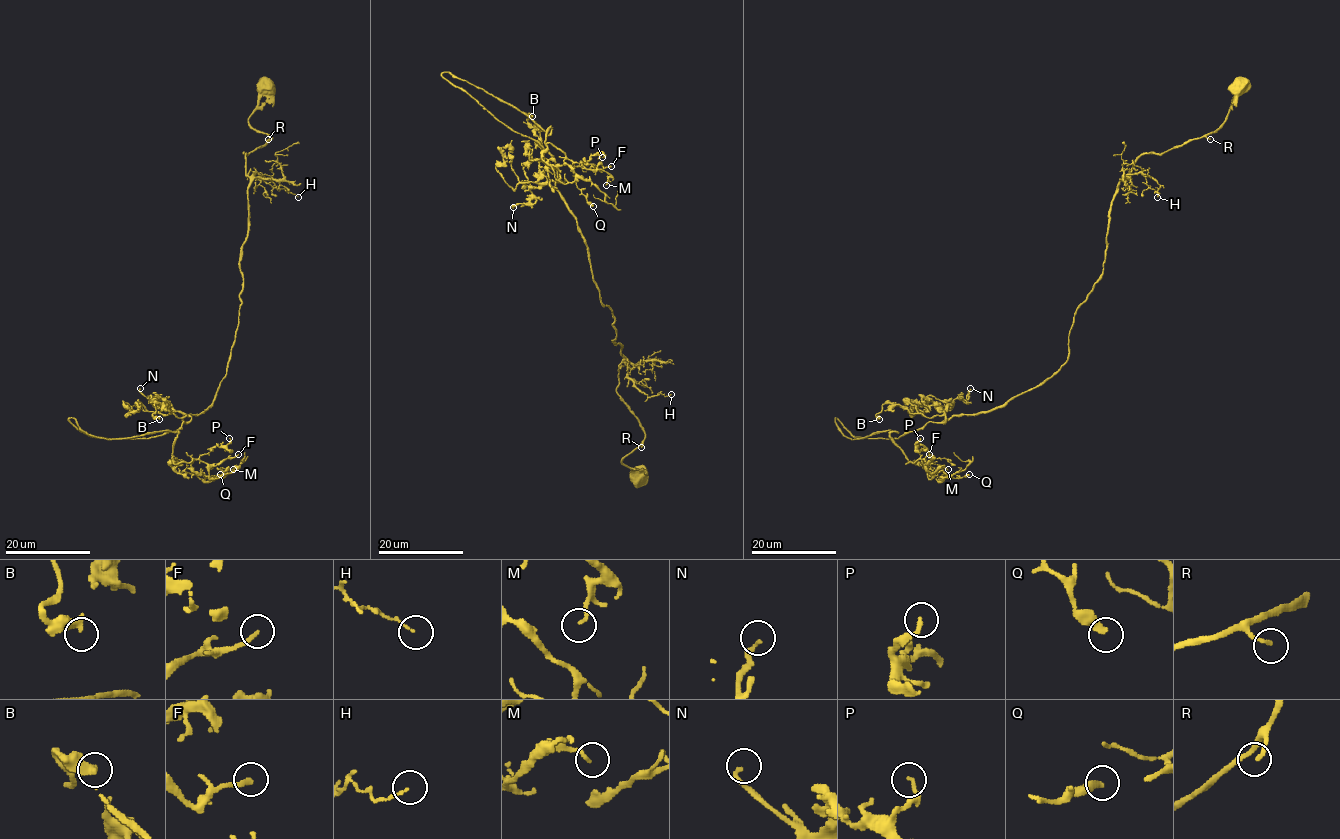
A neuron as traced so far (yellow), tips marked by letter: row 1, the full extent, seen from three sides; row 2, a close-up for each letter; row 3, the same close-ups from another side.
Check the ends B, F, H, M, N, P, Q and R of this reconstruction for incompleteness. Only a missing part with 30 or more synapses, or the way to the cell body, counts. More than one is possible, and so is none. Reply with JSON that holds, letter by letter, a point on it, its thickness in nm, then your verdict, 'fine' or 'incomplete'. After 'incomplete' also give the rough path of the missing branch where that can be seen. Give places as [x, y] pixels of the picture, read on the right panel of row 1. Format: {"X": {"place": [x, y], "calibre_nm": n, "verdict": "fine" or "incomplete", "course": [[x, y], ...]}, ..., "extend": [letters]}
{"B": {"place": [879, 419], "calibre_nm": 440, "verdict": "fine"}, "F": {"place": [929, 454], "calibre_nm": 200, "verdict": "fine"}, "H": {"place": [1157, 197], "calibre_nm": 90, "verdict": "fine"}, "M": {"place": [948, 469], "calibre_nm": 150, "verdict": "fine"}, "N": {"place": [970, 388], "calibre_nm": 190, "verdict": "fine"}, "P": {"place": [920, 438], "calibre_nm": 160, "verdict": "fine"}, "Q": {"place": [969, 474], "calibre_nm": 320, "verdict": "fine"}, "R": {"place": [1210, 139], "calibre_nm": 150, "verdict": "fine"}, "extend": []}

